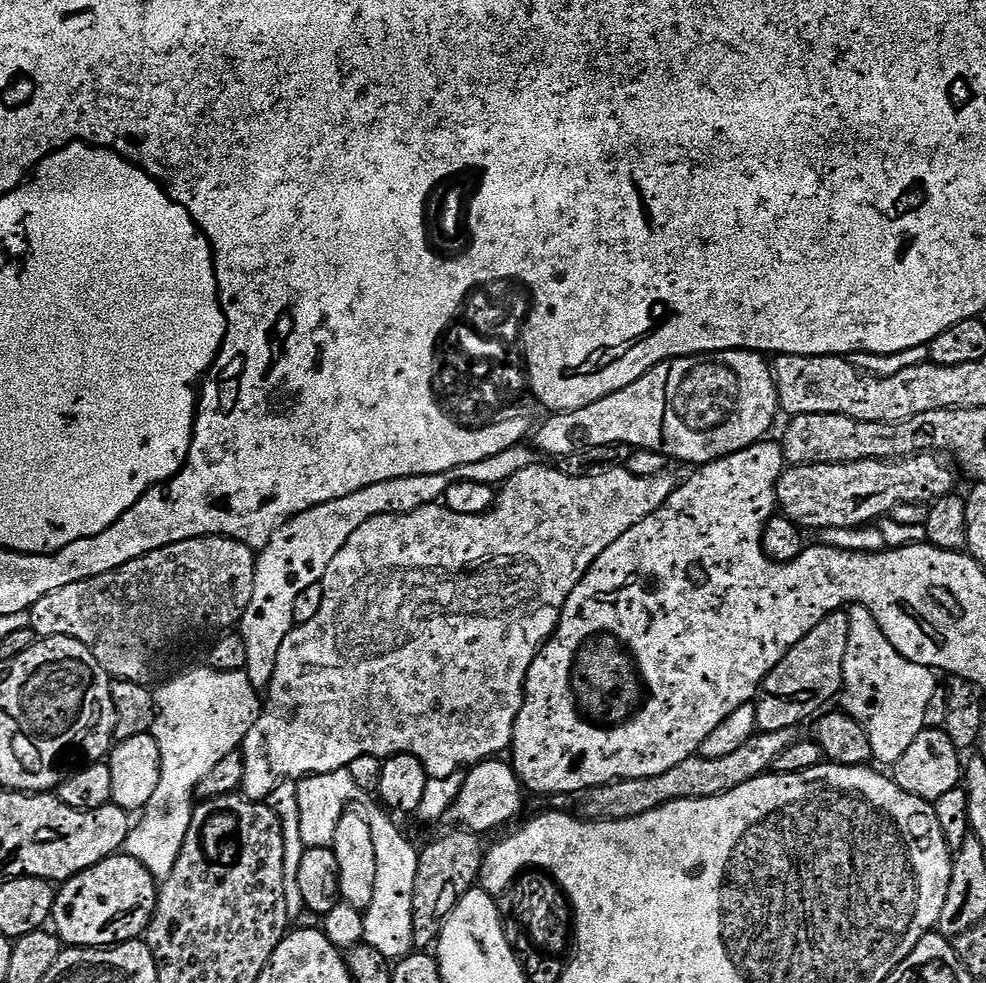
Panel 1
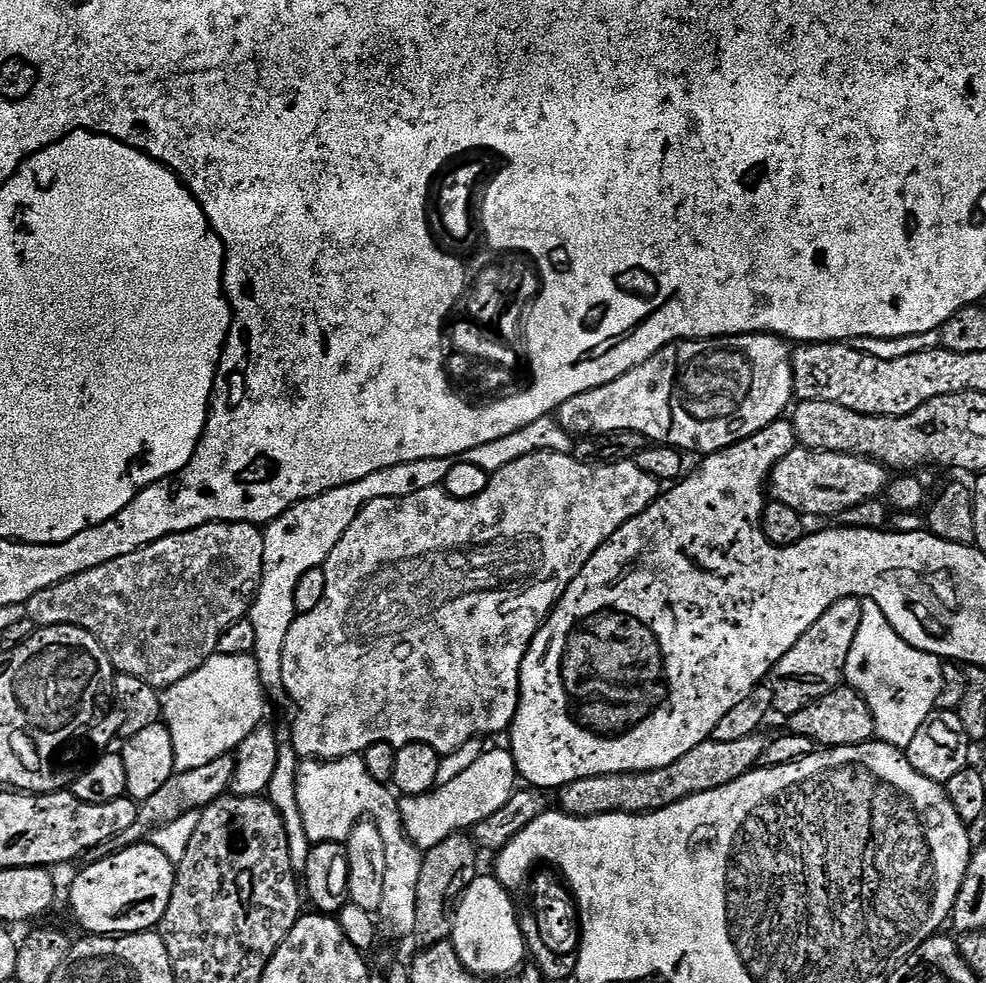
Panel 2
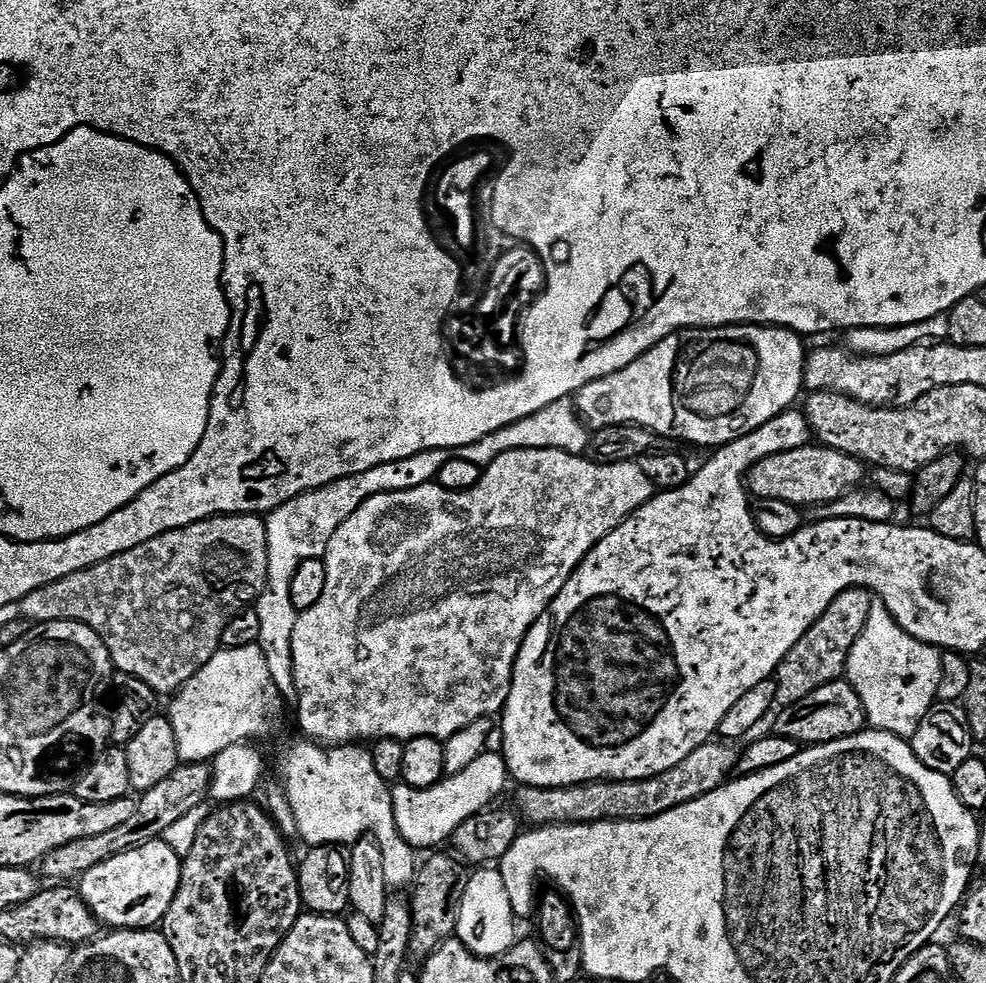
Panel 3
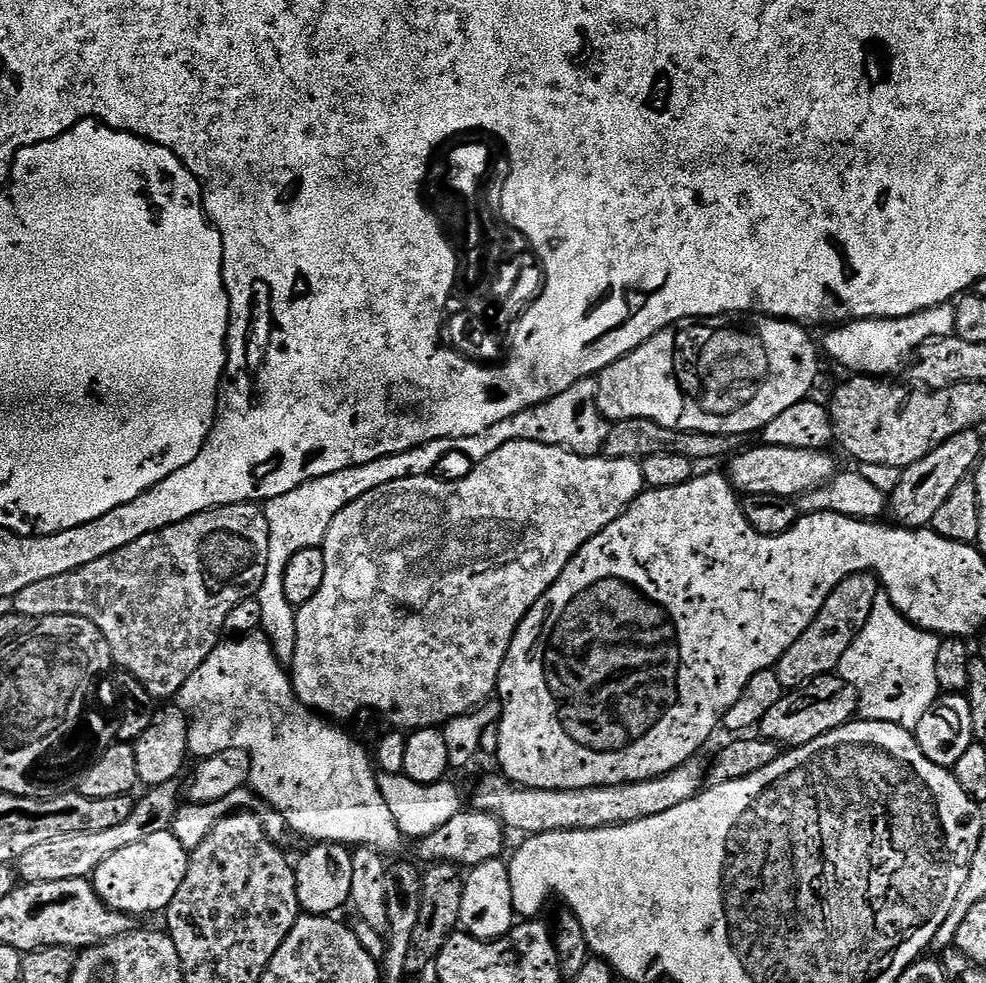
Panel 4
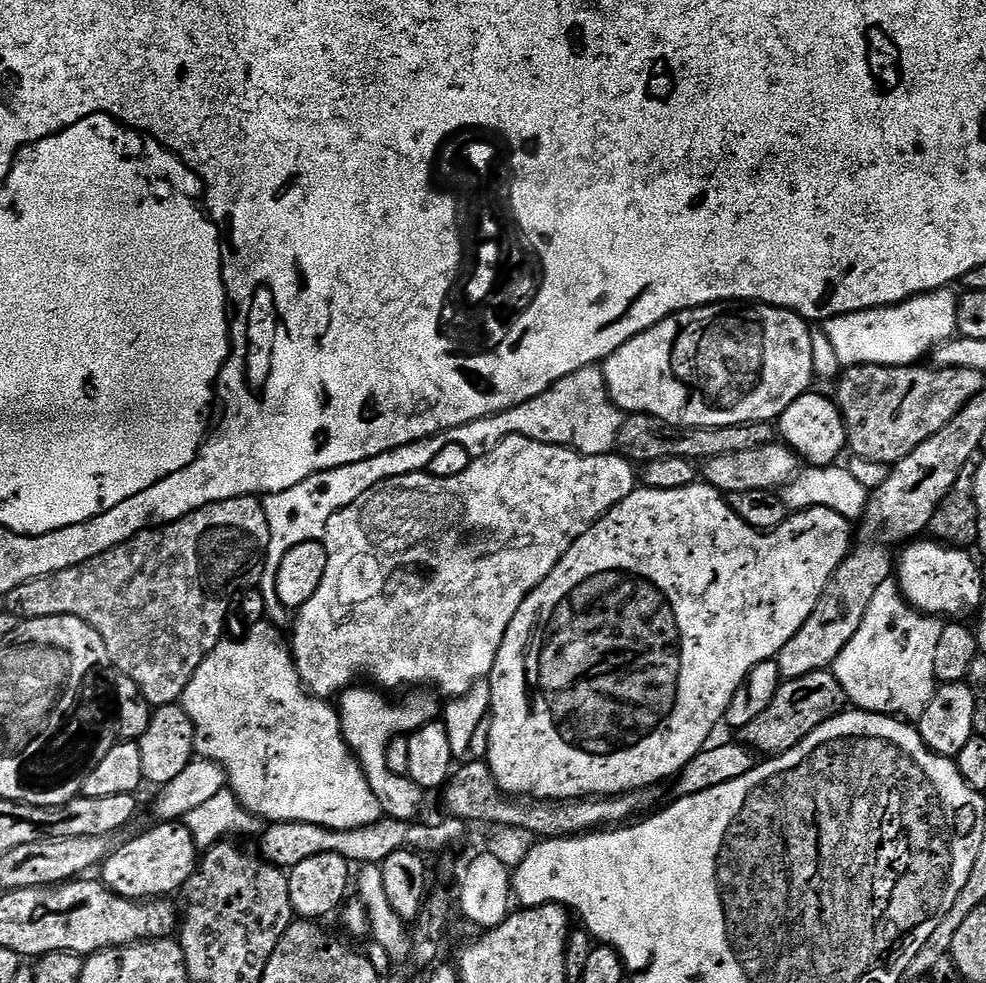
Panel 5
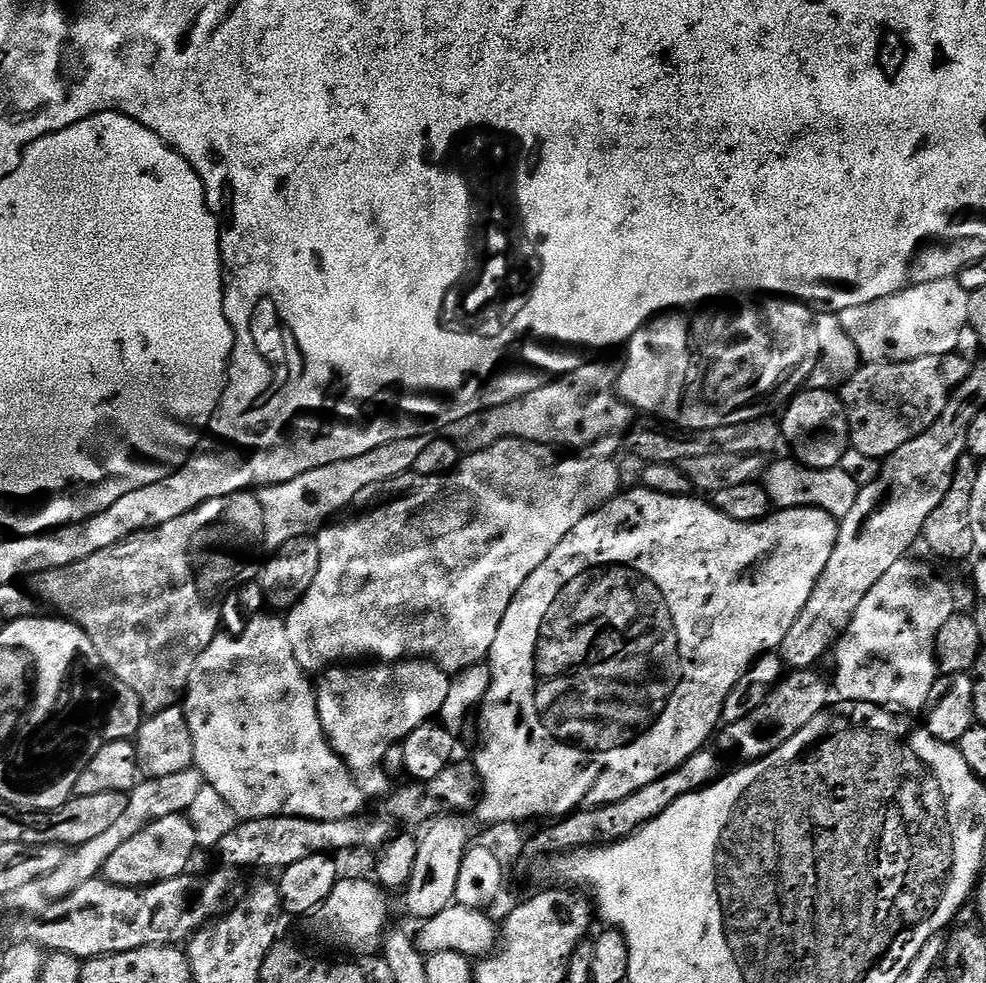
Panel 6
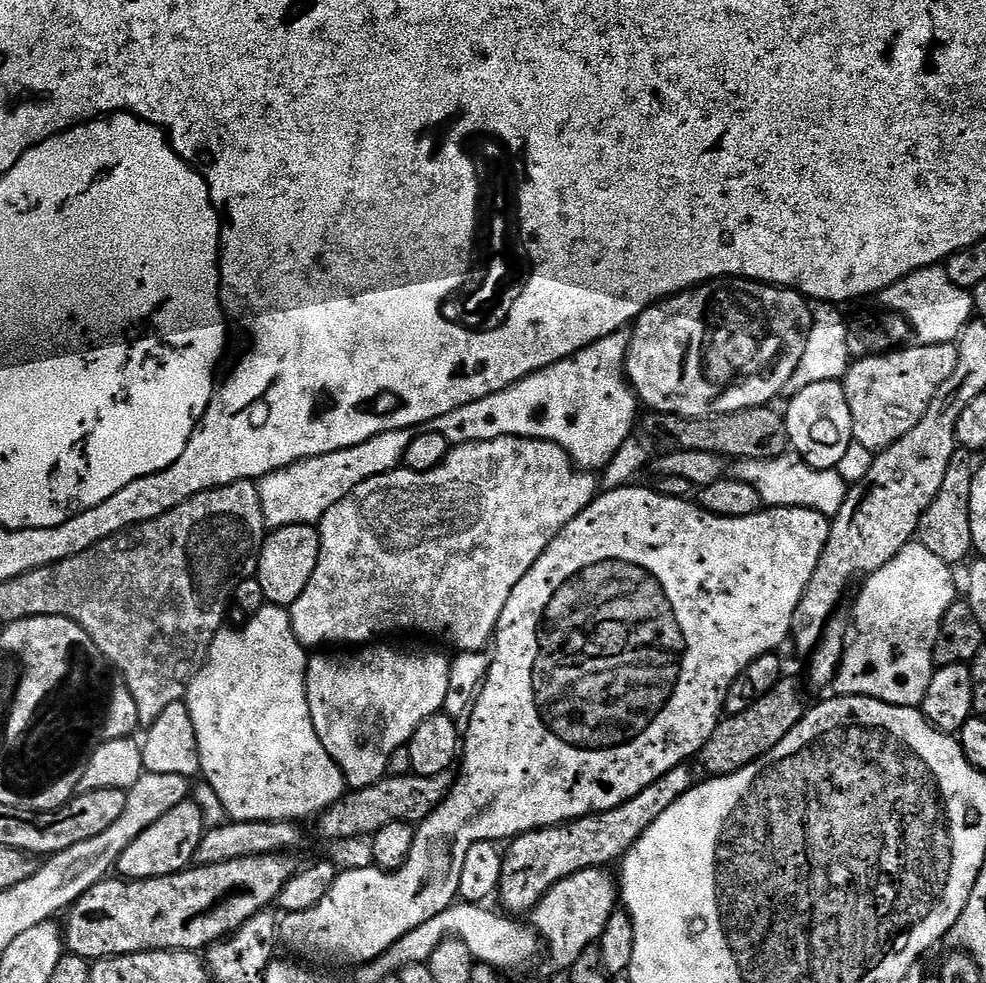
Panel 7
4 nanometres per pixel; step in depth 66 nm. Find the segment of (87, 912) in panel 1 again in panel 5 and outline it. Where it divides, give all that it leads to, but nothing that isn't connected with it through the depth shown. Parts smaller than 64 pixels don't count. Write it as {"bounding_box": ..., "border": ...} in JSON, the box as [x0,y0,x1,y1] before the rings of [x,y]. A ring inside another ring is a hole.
{"bounding_box":[102,822,198,902],"border":[[[160,822],[157,823],[156,826],[157,828],[152,828],[149,832],[144,832],[141,836],[134,837],[133,840],[125,839],[120,847],[117,848],[115,852],[111,853],[108,859],[104,861],[102,865],[102,873],[104,872],[104,876],[102,875],[102,883],[114,894],[118,894],[127,900],[138,900],[141,902],[145,900],[155,900],[157,898],[168,898],[173,895],[171,892],[179,893],[181,889],[183,889],[184,883],[191,878],[193,872],[195,872],[198,863],[198,849],[194,838],[191,836],[190,827],[187,827],[180,822]]]}

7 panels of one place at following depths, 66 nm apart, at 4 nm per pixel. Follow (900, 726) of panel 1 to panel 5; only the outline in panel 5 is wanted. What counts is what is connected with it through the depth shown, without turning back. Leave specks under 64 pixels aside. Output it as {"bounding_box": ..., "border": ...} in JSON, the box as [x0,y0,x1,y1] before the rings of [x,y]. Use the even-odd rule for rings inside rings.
{"bounding_box":[830,579,945,718],"border":[[[895,579],[882,582],[882,586],[878,586],[878,590],[874,594],[874,599],[870,602],[870,607],[866,610],[866,618],[862,618],[862,626],[858,626],[858,634],[854,634],[854,638],[850,638],[850,642],[846,642],[846,650],[842,650],[842,654],[838,654],[838,658],[832,663],[830,669],[831,673],[836,676],[838,682],[841,684],[842,690],[845,691],[847,703],[853,709],[862,712],[880,712],[884,716],[894,716],[897,718],[919,718],[926,710],[926,706],[932,700],[932,695],[936,693],[938,687],[935,674],[935,651],[938,650],[939,639],[942,638],[945,625],[943,619],[935,616],[925,616],[917,608],[913,608],[905,600],[904,595],[901,594],[899,583]]]}

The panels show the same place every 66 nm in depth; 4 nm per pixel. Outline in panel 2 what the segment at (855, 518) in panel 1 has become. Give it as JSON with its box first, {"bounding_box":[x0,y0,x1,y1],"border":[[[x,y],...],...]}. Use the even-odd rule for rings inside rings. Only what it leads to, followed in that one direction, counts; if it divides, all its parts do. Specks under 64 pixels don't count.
{"bounding_box":[770,446,889,518],"border":[[[797,446],[772,467],[770,496],[771,499],[798,510],[805,518],[836,518],[840,513],[856,508],[859,504],[883,497],[889,484],[889,469],[866,456],[815,452],[812,448]]]}

